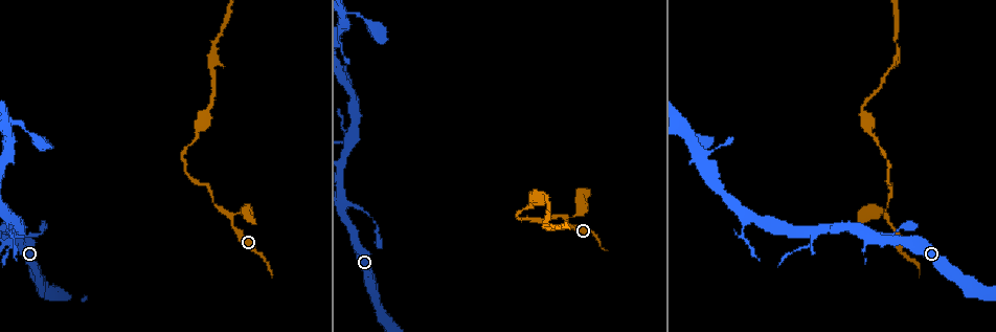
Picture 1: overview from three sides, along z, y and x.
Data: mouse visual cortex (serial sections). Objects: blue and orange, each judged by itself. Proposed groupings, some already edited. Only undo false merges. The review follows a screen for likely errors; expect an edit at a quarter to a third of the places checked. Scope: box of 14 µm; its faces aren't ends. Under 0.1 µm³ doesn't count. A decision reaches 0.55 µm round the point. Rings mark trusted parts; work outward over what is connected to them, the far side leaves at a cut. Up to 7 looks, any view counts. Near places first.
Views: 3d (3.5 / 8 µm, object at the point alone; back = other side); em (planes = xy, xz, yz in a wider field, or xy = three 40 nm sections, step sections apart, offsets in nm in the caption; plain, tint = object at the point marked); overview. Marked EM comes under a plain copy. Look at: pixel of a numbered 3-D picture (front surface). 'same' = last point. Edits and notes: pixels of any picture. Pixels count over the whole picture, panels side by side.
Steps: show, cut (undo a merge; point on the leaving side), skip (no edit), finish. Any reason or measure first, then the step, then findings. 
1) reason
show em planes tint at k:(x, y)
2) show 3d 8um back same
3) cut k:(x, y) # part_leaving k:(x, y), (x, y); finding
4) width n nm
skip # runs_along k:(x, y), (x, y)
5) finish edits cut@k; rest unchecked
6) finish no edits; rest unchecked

thick turns thin
show 3d 3.5um at 1:(229, 216)

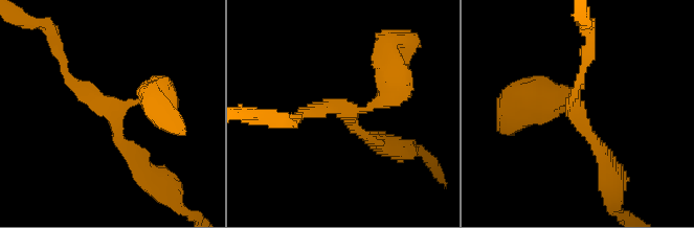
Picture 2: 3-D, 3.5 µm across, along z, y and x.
arms 3; arm_widths 150, 200, 300 nm
show em xy step 2 tint at 2:(346, 109)

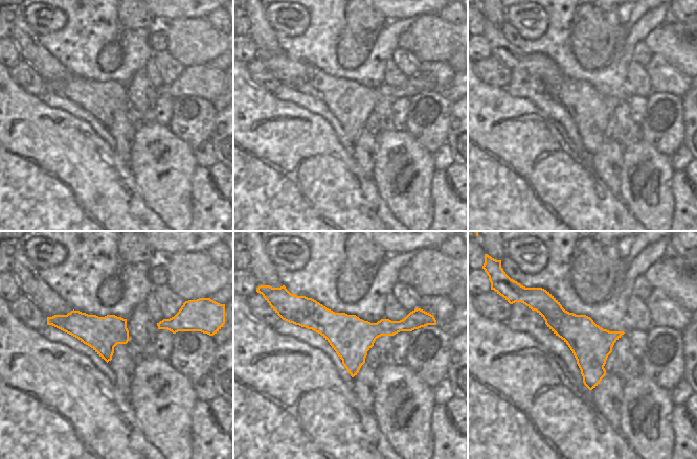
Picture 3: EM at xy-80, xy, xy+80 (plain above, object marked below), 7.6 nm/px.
skip # runs_along 2:(142, 166), (62, 64); one cell here

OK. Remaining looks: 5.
four arms meet
show 3d 3.5um at 1:(817, 233)

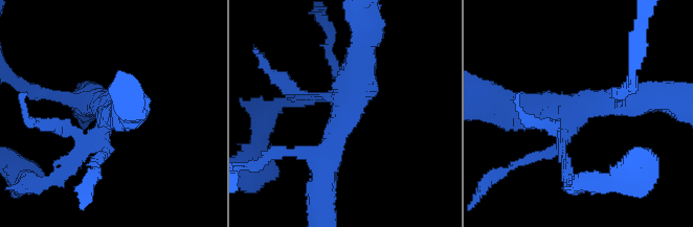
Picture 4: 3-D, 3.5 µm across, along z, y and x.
show em planes tint at 4:(107, 110)

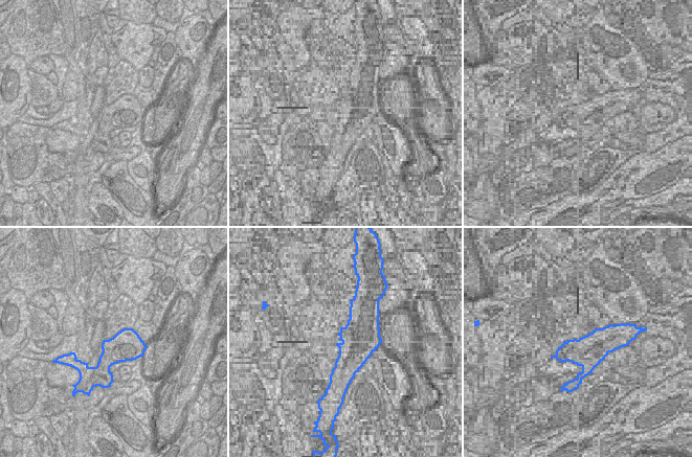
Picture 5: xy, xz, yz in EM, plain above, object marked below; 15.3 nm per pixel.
skip # runs_along 4:(326, 168), (358, 93), (364, 45); one cell here

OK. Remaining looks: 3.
two arms at a narrow angle
show 3d 3.5um at 1:(683, 123)

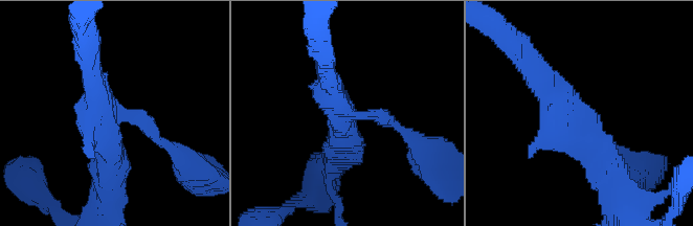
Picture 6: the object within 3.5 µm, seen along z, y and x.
show em xy step 3 tint at 6:(354, 117)

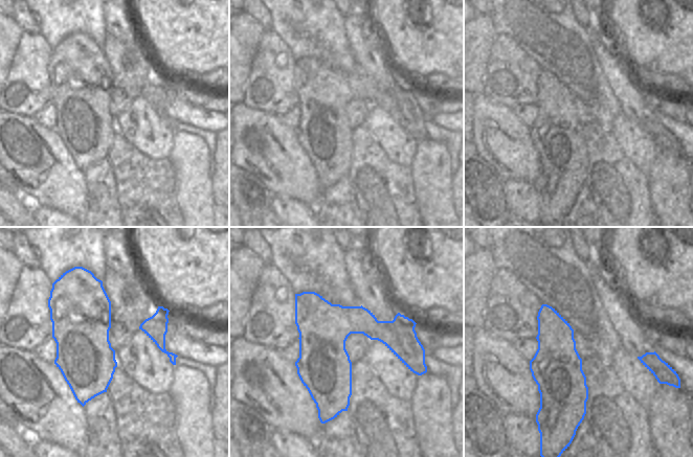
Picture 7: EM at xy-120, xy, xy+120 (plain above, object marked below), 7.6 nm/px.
skip # runs_along 6:(112, 170), (118, 115), (176, 151); continuous, no second cell

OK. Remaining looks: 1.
finish no edits; rest unchecked

